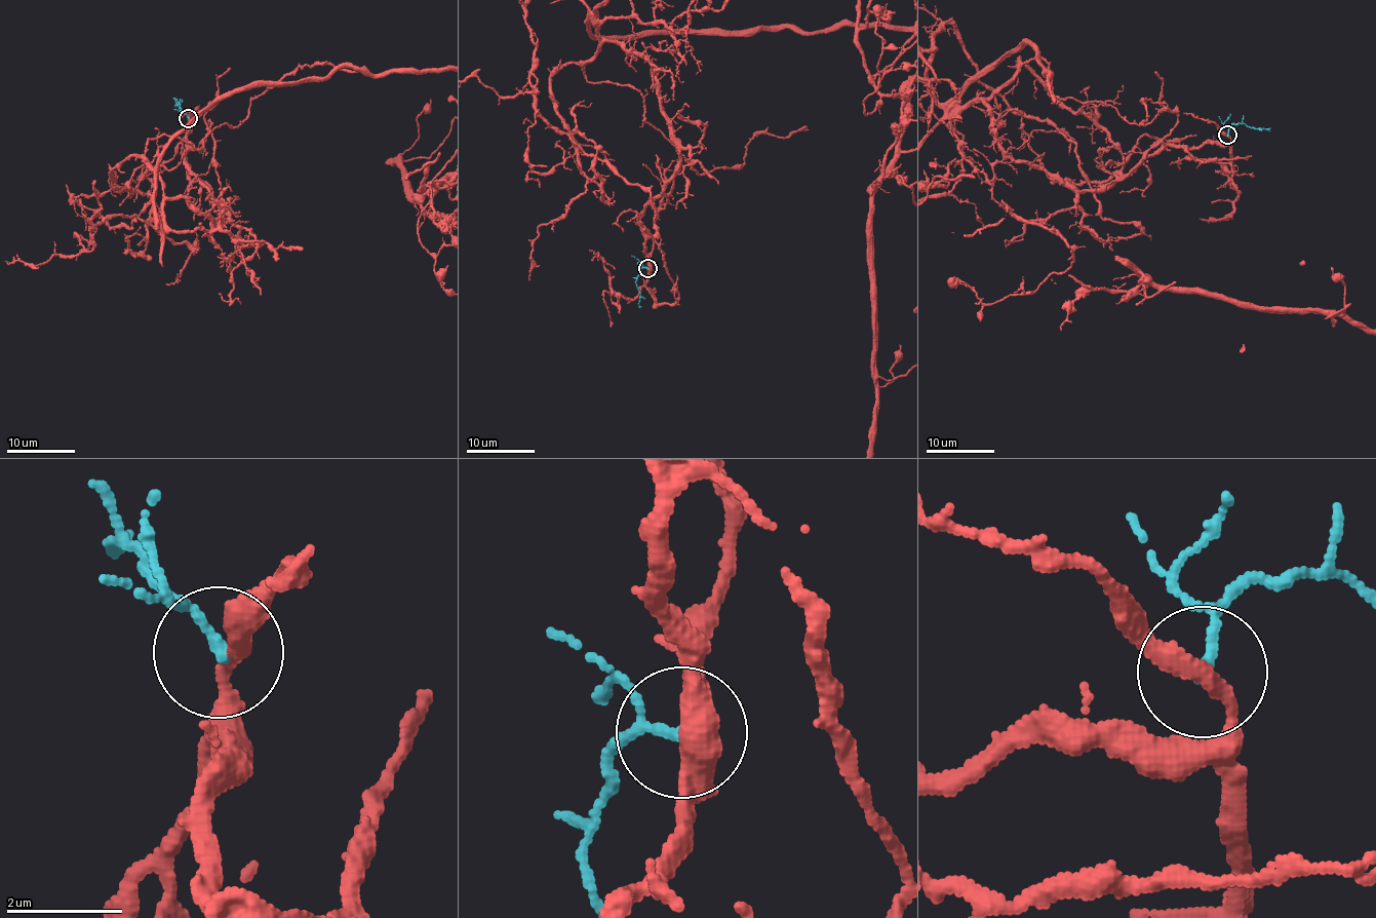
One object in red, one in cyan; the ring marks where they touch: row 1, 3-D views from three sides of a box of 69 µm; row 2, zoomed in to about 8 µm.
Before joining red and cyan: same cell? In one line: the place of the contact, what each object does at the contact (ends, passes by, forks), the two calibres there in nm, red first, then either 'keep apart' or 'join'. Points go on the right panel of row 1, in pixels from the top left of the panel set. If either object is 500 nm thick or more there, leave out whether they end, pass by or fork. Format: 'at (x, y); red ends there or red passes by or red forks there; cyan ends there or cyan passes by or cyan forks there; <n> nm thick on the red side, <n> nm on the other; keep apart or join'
at (1227, 135); red passes by; cyan ends there; 320 nm thick on the red side, 180 nm on the other; keep apart

